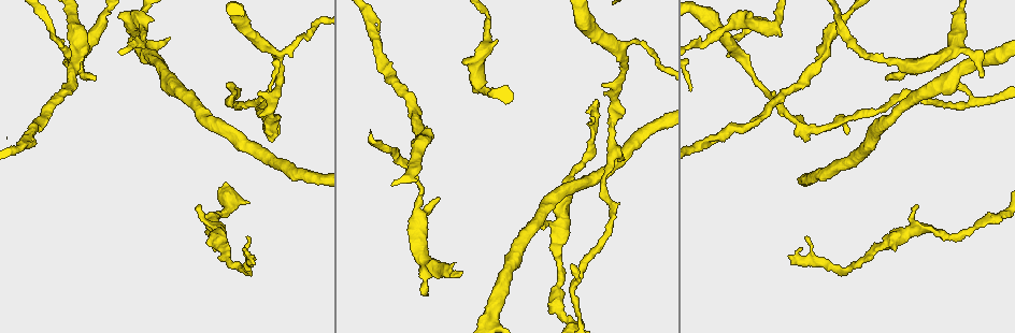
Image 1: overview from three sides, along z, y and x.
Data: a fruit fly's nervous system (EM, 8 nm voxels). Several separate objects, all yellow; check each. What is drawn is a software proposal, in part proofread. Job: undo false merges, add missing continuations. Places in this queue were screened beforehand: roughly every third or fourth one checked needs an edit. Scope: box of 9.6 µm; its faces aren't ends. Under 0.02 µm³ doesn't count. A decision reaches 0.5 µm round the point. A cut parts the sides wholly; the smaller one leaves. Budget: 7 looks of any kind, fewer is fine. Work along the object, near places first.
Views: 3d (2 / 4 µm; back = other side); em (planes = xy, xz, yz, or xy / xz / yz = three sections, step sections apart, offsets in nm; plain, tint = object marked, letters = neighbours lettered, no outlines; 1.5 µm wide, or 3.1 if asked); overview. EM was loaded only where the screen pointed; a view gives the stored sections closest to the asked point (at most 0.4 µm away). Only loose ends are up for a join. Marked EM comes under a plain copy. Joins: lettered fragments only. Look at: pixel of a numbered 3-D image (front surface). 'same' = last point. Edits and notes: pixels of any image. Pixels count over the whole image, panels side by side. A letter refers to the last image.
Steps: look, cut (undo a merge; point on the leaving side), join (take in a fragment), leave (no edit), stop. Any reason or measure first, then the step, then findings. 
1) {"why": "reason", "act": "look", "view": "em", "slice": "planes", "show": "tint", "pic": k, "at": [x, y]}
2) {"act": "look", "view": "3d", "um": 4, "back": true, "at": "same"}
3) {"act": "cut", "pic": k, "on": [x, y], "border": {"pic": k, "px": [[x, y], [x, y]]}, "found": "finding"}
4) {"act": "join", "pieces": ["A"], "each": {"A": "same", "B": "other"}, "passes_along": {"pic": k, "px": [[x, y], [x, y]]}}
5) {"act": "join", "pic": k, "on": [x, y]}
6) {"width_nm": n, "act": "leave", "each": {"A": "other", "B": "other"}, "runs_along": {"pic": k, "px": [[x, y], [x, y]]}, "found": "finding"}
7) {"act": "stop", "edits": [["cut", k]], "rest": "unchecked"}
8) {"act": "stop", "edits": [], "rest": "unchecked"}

{"why": "branch stops here", "act": "look", "view": "3d", "um": 2, "pic": 1, "at": [94, 80]}

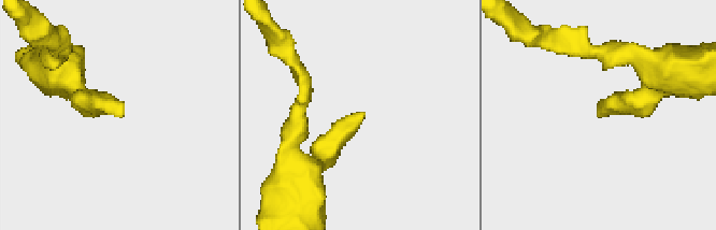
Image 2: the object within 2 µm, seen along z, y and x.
{"why": "shape alone is not enough", "act": "look", "view": "em", "slice": "yz", "step": 8, "show": "letters", "pic": 2, "at": [598, 116]}

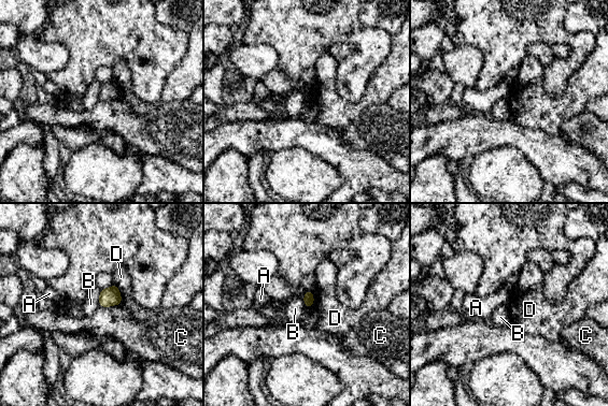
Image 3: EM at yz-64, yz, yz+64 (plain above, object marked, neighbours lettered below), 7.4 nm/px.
{"act": "look", "view": "em", "slice": "planes", "show": "letters", "at": "same"}

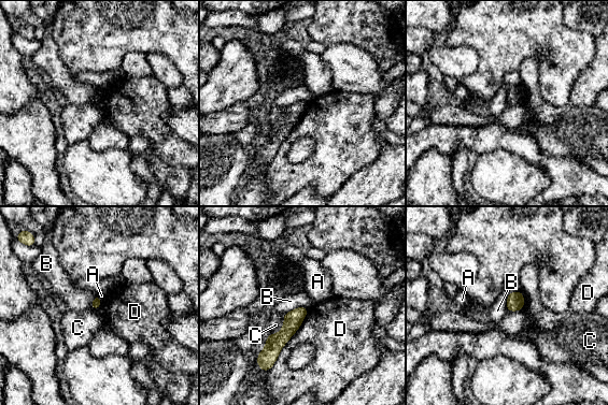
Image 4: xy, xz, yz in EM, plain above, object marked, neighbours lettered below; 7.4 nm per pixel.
{"act": "leave", "each": {"A": "other", "B": "other", "C": "other", "D": "other"}, "runs_along": {"pic": 4, "px": [[304, 309], [273, 345], [265, 361]]}, "found": "no lettered fragment goes on from it"}

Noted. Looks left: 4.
{"why": "sharp bend", "act": "look", "view": "em", "slice": "yz", "step": 8, "show": "tint", "pic": 1, "at": [777, 12]}

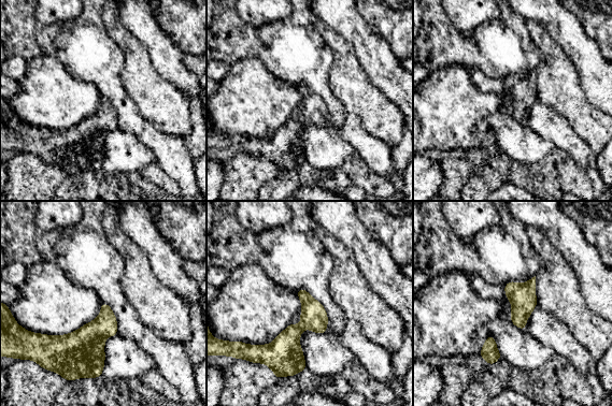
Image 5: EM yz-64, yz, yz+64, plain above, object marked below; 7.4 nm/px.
{"why": "cut it another way", "act": "look", "view": "em", "slice": "planes", "show": "letters", "at": "same"}

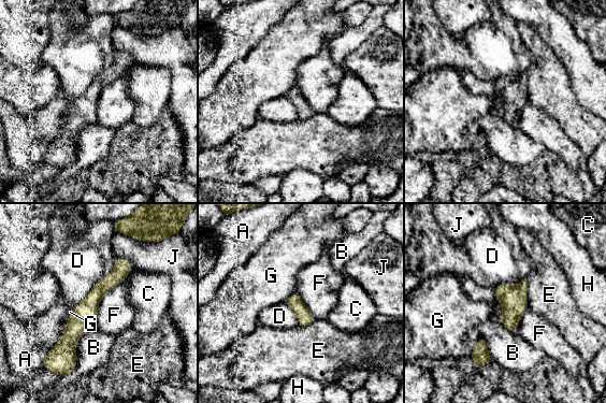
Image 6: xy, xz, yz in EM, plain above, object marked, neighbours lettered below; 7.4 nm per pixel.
{"width_nm": 120, "act": "leave", "each": {"A": "other", "B": "other", "C": "other", "D": "other", "E": "other", "F": "other", "G": "other", "H": "other", "J": "other"}, "runs_along": {"pic": 6, "px": [[124, 262], [71, 334], [72, 355]]}, "found": "continuous, no second neuron"}

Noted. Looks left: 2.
{"why": "branch stops here", "act": "look", "view": "em", "slice": "yz", "step": 4, "show": "letters", "pic": 1, "at": [603, 84]}

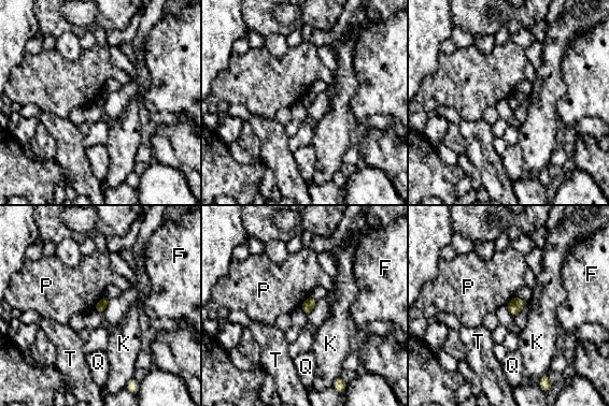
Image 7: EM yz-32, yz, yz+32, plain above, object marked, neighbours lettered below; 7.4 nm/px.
{"act": "look", "view": "em", "slice": "planes", "show": "letters", "at": "same"}

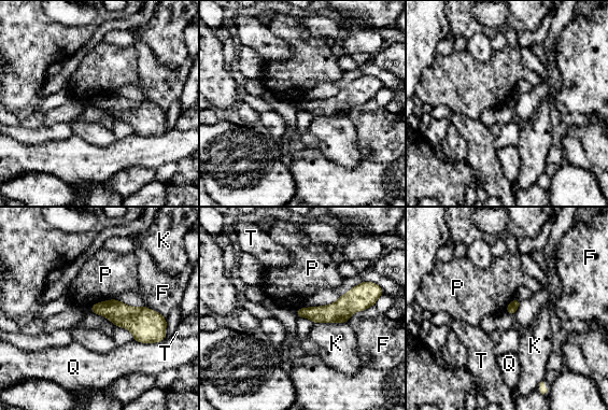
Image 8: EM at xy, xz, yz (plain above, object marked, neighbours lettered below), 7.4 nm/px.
{"act": "leave", "each": {"F": "other", "K": "other", "P": "other", "Q": "other", "T": "other"}, "found": "none of them fits"}

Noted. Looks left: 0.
{"act": "stop", "edits": [], "rest": "unchecked"}

